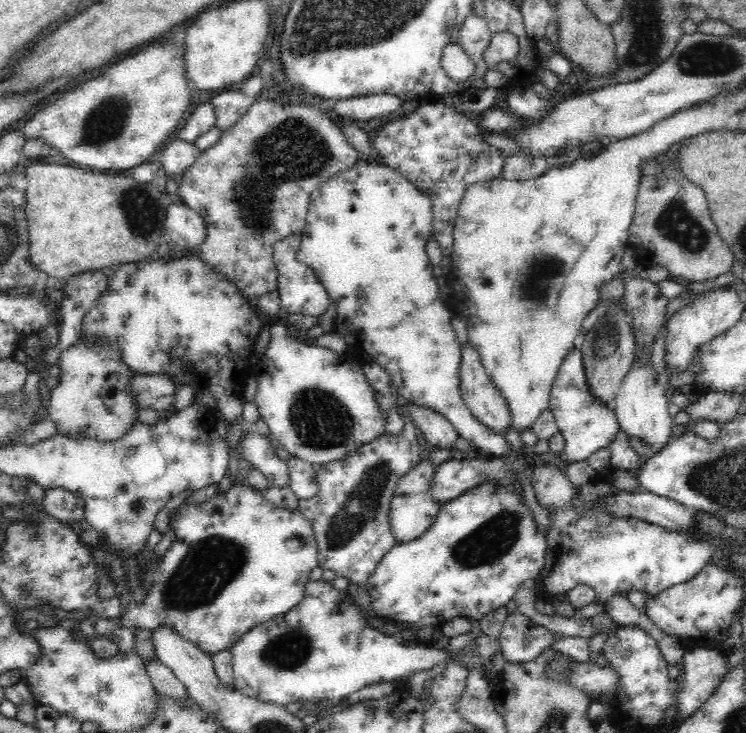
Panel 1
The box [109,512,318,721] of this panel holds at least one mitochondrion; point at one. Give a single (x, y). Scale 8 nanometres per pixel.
(212, 563)

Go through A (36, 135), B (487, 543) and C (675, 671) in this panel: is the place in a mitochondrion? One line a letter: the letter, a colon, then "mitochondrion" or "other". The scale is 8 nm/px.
A: other
B: mitochondrion
C: other

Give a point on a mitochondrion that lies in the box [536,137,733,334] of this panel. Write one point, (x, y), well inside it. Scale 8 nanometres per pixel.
(675, 222)

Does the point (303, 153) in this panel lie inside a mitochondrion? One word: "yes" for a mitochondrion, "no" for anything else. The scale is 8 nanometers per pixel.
yes

